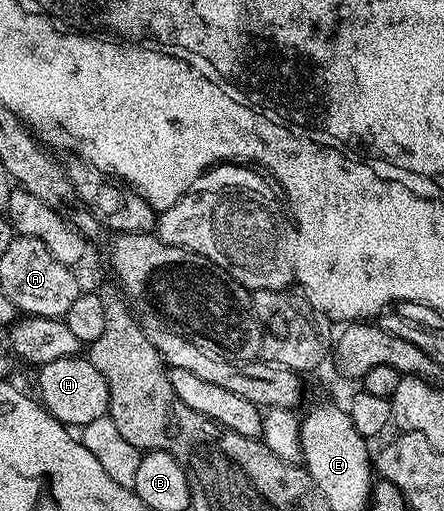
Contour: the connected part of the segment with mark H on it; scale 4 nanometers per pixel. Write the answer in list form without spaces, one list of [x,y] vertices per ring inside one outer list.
[[[81,354],[61,355],[56,361],[41,364],[37,371],[37,398],[56,421],[66,424],[71,429],[81,429],[108,414],[108,381],[104,381],[104,373],[100,373],[100,369],[96,369],[96,365],[92,365],[89,358]]]

